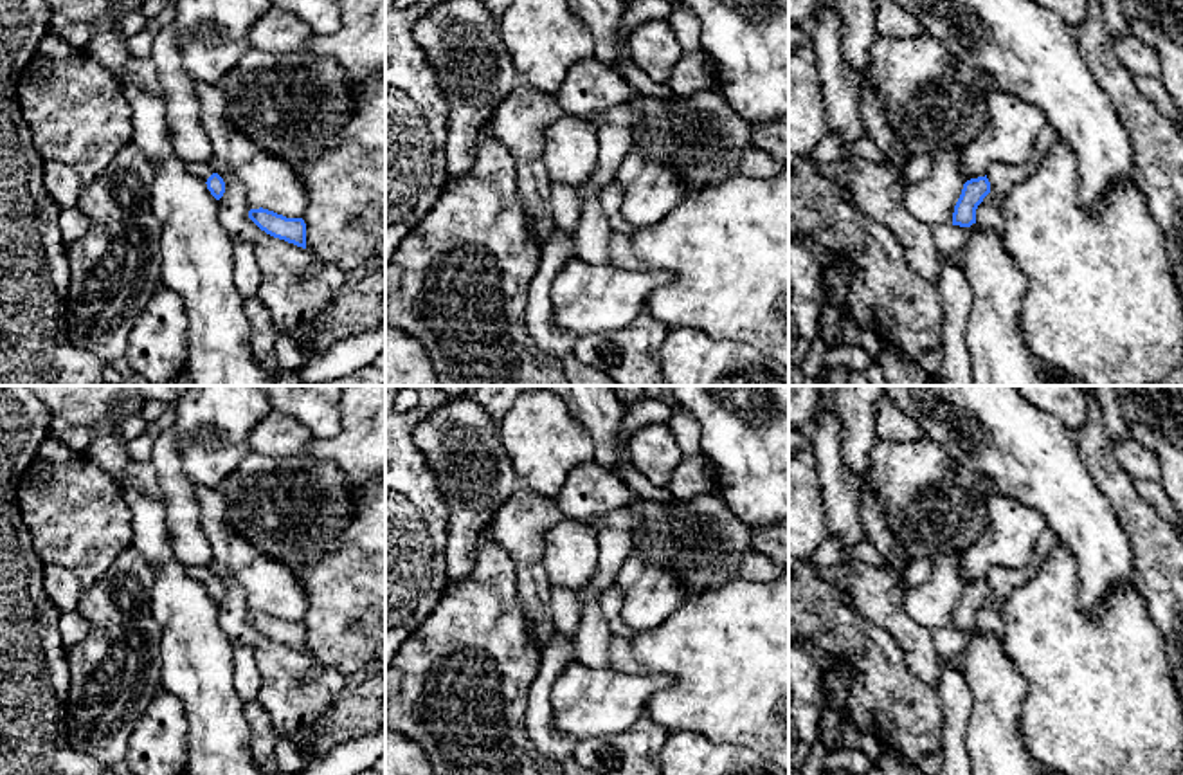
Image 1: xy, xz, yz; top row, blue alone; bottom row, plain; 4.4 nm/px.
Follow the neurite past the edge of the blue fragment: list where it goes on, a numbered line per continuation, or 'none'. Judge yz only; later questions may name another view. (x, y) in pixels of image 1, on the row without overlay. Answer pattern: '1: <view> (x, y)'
none

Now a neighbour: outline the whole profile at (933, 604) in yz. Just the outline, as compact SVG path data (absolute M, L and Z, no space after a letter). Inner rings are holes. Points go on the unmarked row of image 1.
M949 552L933 562L931 579L915 589L904 591L906 613L929 631L953 629L954 609L963 593L963 552Z

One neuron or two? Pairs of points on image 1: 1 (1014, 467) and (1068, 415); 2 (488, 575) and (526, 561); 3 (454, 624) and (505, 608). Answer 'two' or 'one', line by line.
1: two
2: two
3: one

